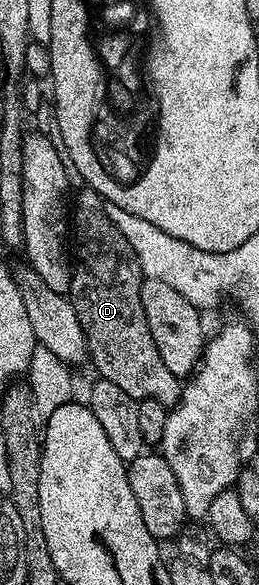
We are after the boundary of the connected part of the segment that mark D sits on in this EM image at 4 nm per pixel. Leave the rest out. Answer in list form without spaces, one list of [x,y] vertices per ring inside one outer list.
[[[80,188],[73,197],[69,225],[73,230],[69,296],[77,319],[81,319],[81,331],[85,331],[87,355],[94,372],[102,380],[117,383],[117,387],[137,403],[155,399],[166,407],[174,407],[182,393],[180,378],[165,367],[161,351],[157,351],[157,343],[153,343],[153,335],[149,335],[149,323],[139,298],[145,278],[139,271],[133,247],[129,247],[125,235],[117,231],[117,223],[109,219],[107,202],[102,195]]]

